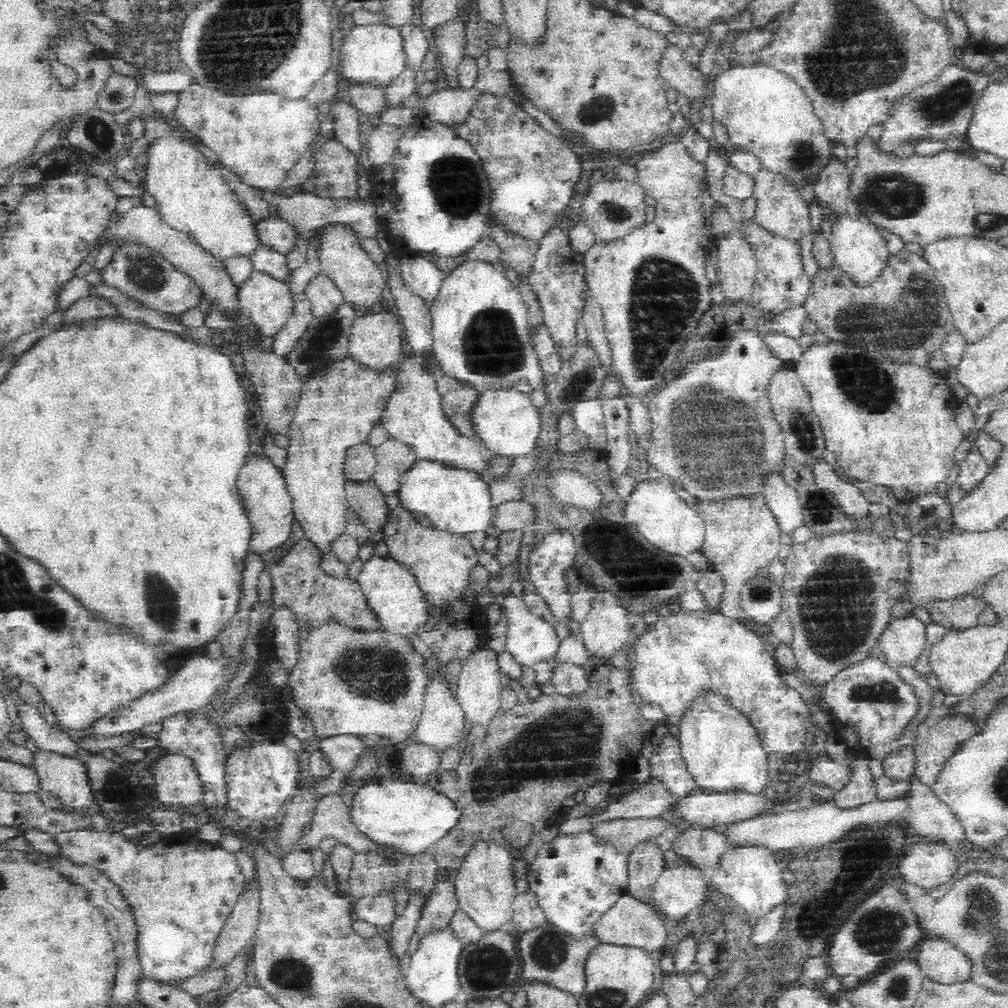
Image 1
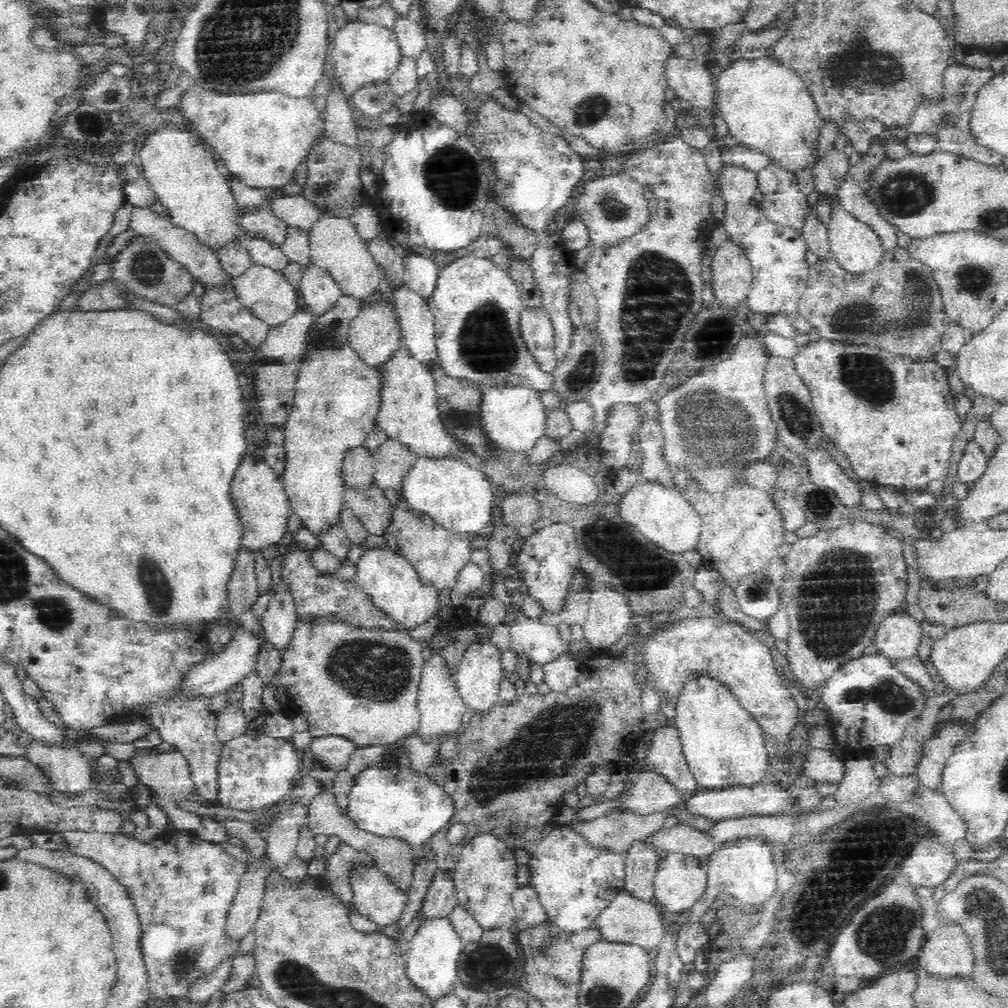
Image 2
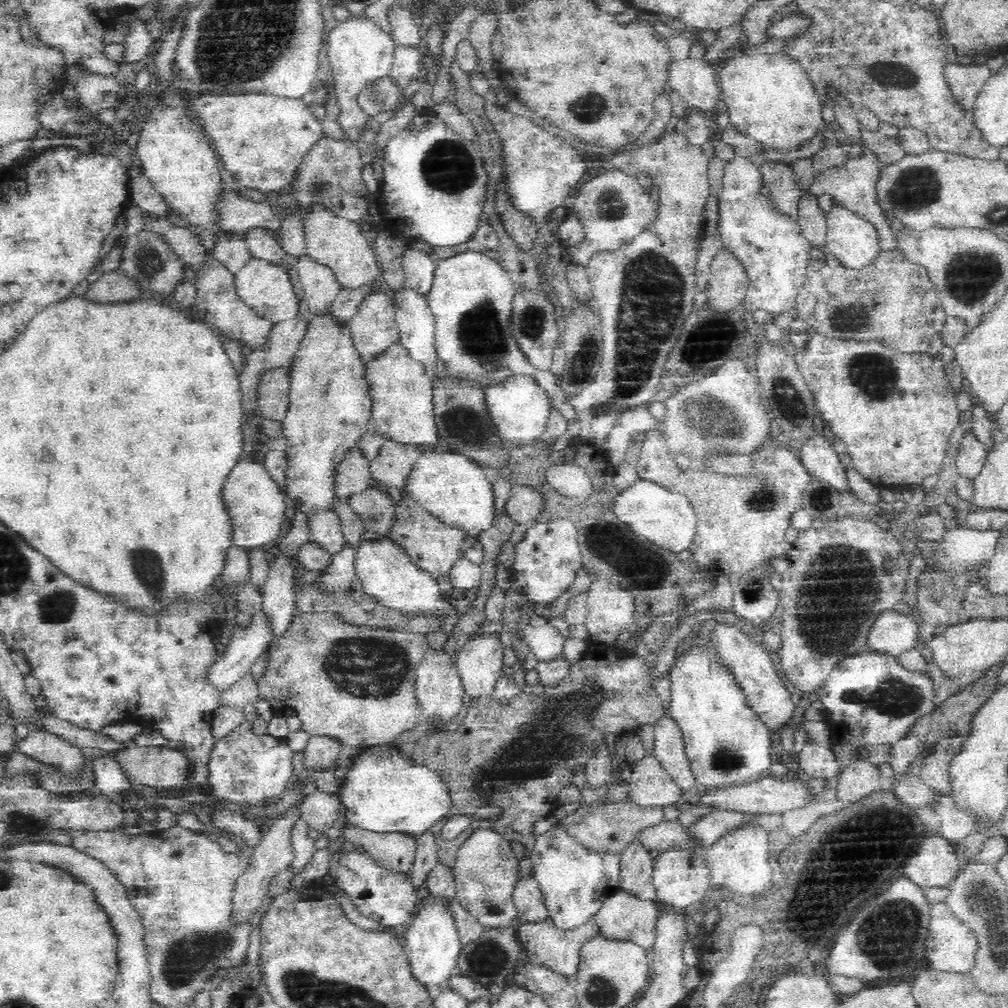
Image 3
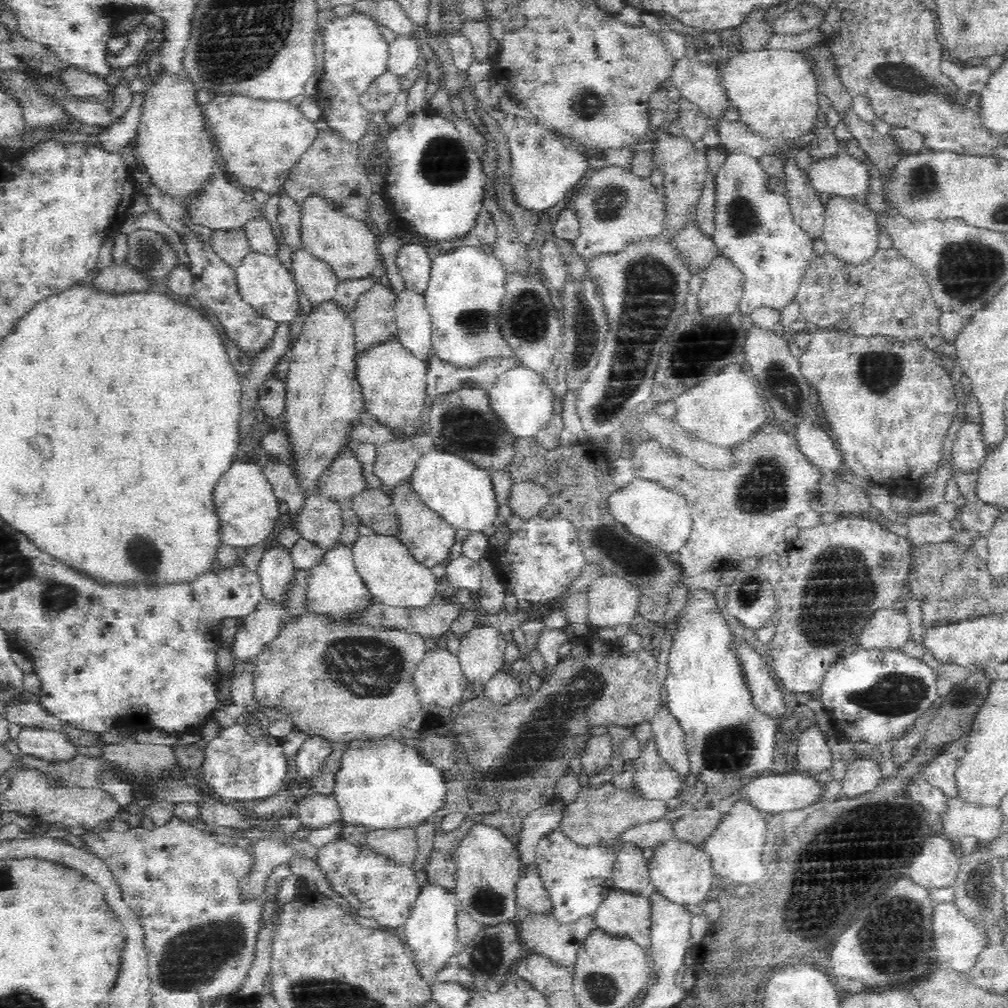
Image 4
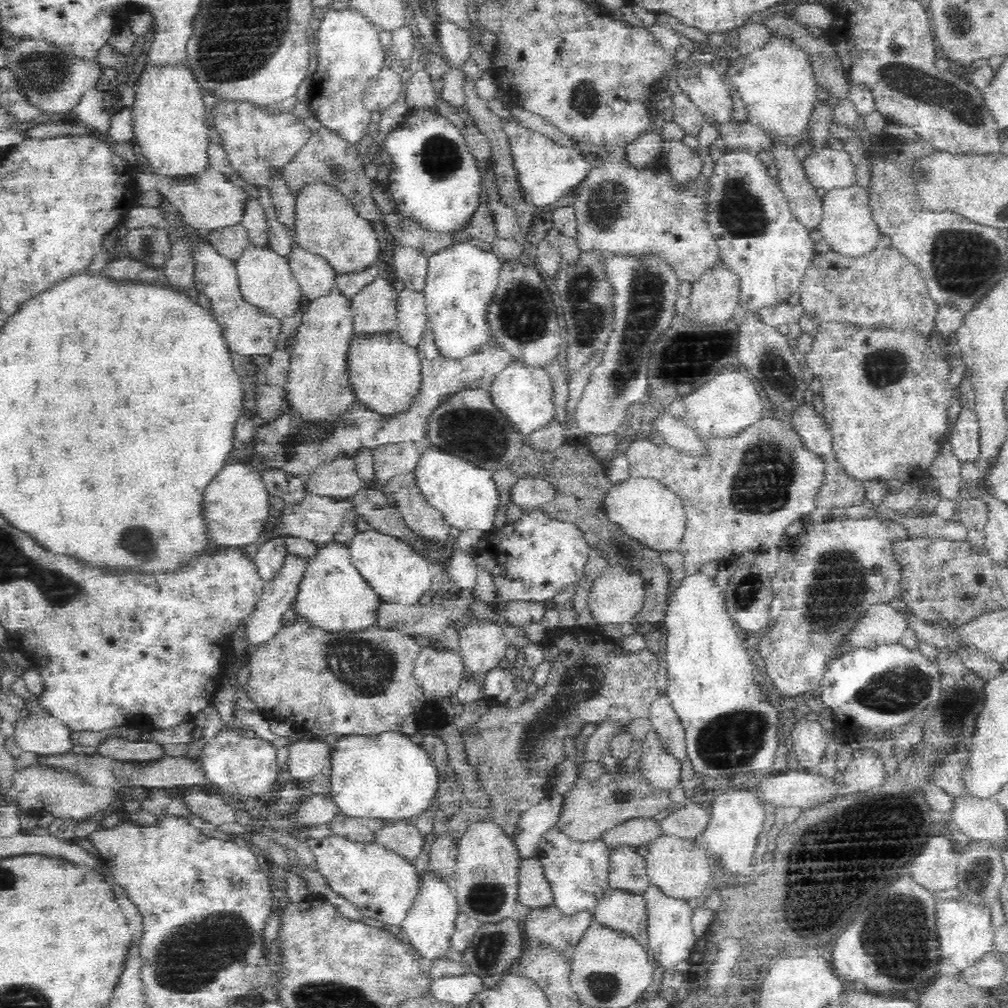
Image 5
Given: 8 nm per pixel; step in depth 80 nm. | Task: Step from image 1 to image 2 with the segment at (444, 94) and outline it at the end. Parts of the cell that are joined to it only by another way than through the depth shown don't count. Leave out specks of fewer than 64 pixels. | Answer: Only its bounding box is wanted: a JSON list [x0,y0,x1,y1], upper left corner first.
[429,95,472,135]

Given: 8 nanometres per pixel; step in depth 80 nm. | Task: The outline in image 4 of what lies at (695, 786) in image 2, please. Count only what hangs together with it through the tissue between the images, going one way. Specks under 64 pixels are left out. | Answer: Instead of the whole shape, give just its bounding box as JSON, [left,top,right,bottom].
[650,704,690,784]

